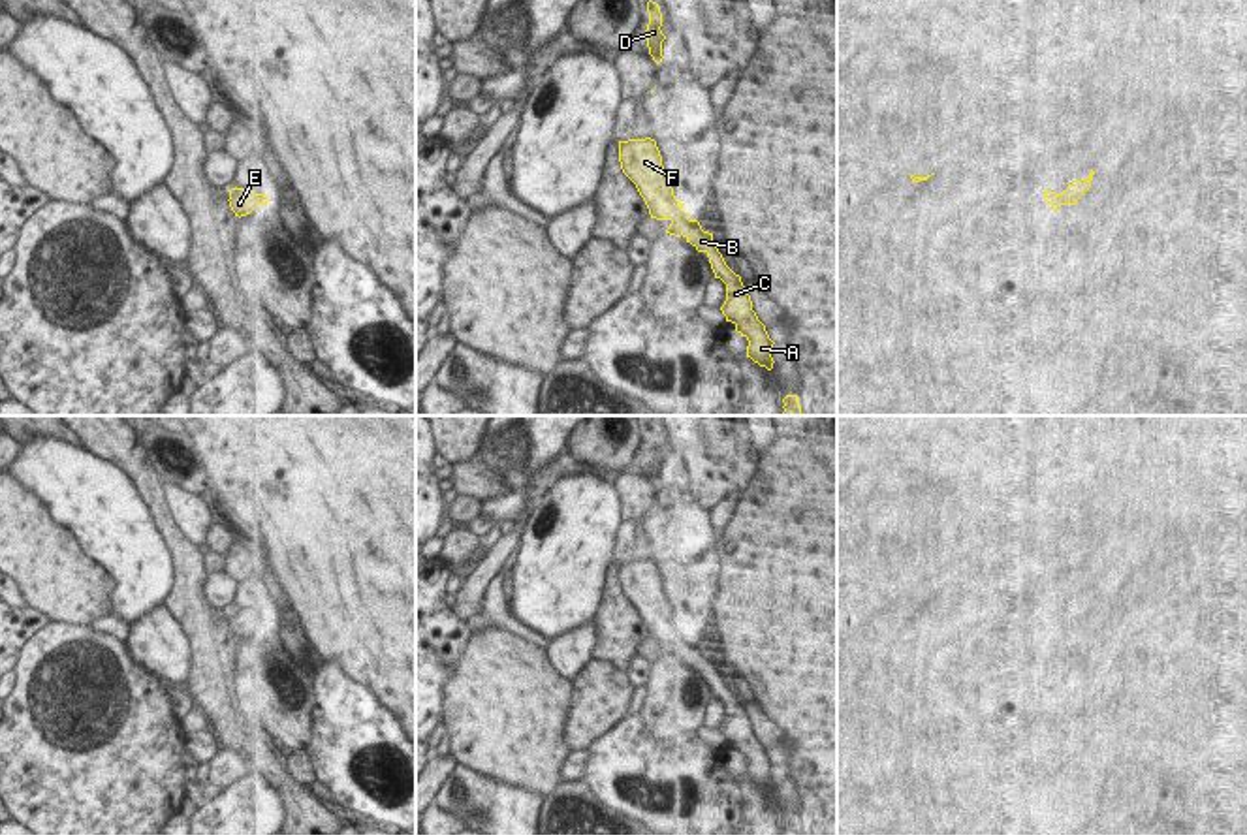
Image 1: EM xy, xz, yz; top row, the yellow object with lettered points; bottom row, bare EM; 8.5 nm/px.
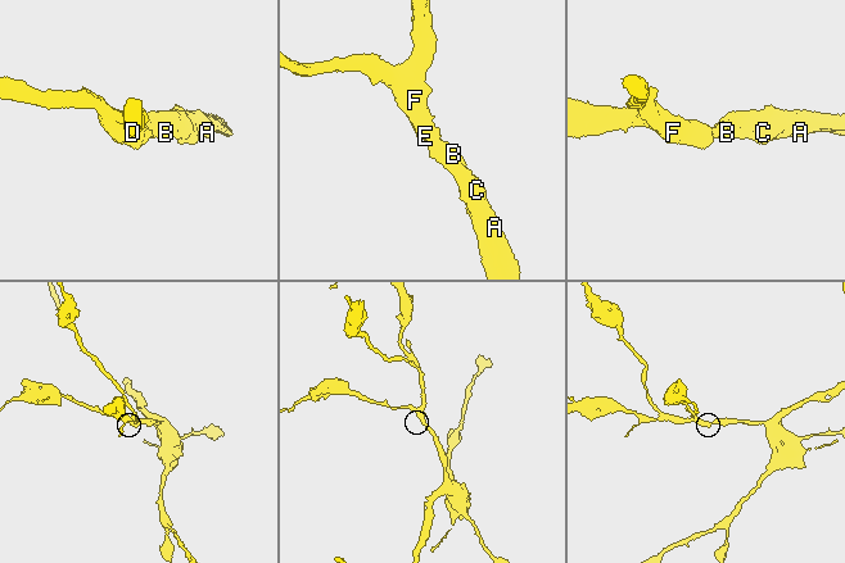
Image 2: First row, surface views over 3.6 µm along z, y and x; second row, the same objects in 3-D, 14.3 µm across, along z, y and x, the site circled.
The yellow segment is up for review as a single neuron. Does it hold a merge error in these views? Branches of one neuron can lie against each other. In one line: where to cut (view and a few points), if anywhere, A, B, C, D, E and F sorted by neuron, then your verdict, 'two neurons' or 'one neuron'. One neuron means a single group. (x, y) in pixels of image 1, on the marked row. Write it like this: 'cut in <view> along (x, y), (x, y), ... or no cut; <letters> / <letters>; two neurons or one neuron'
no cut; A B C D E F; one neuron

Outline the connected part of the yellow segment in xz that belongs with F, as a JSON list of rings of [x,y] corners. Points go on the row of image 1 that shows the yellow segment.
[[[651,137],[619,141],[619,162],[623,173],[636,184],[643,197],[651,218],[670,220],[671,224],[666,233],[683,235],[698,252],[707,254],[715,278],[726,284],[726,301],[720,307],[726,322],[732,322],[735,331],[749,340],[747,357],[771,370],[775,363],[771,357],[775,342],[752,310],[752,301],[741,276],[726,265],[718,252],[713,233],[703,231],[698,220],[690,220],[688,213],[683,211],[685,203],[675,199],[656,141]]]

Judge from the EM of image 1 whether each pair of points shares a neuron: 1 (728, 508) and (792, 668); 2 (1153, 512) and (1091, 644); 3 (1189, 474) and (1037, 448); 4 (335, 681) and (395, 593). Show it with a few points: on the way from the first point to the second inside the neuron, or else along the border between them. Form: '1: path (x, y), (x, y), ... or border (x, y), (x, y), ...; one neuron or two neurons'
1: border (741, 497), (734, 518), (719, 531); two neurons
2: border (1170, 518), (1152, 523); two neurons
3: path (1152, 448), (1074, 448); one neuron
4: border (326, 661), (335, 661), (378, 694); two neurons

